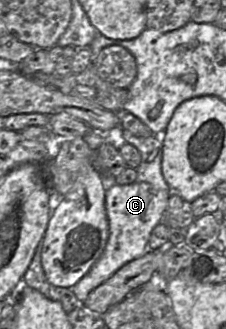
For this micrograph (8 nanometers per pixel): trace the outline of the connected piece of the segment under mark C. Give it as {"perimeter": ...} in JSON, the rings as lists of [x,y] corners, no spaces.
{"perimeter":[[[120,126],[110,130],[117,138],[122,137],[141,153],[141,163],[136,168],[135,182],[126,185],[114,183],[105,192],[105,209],[109,226],[109,237],[101,256],[91,269],[73,286],[75,296],[83,302],[88,294],[108,280],[128,262],[141,258],[148,251],[148,242],[153,228],[165,217],[171,190],[162,174],[162,146],[164,132],[149,137],[137,137]]]}

